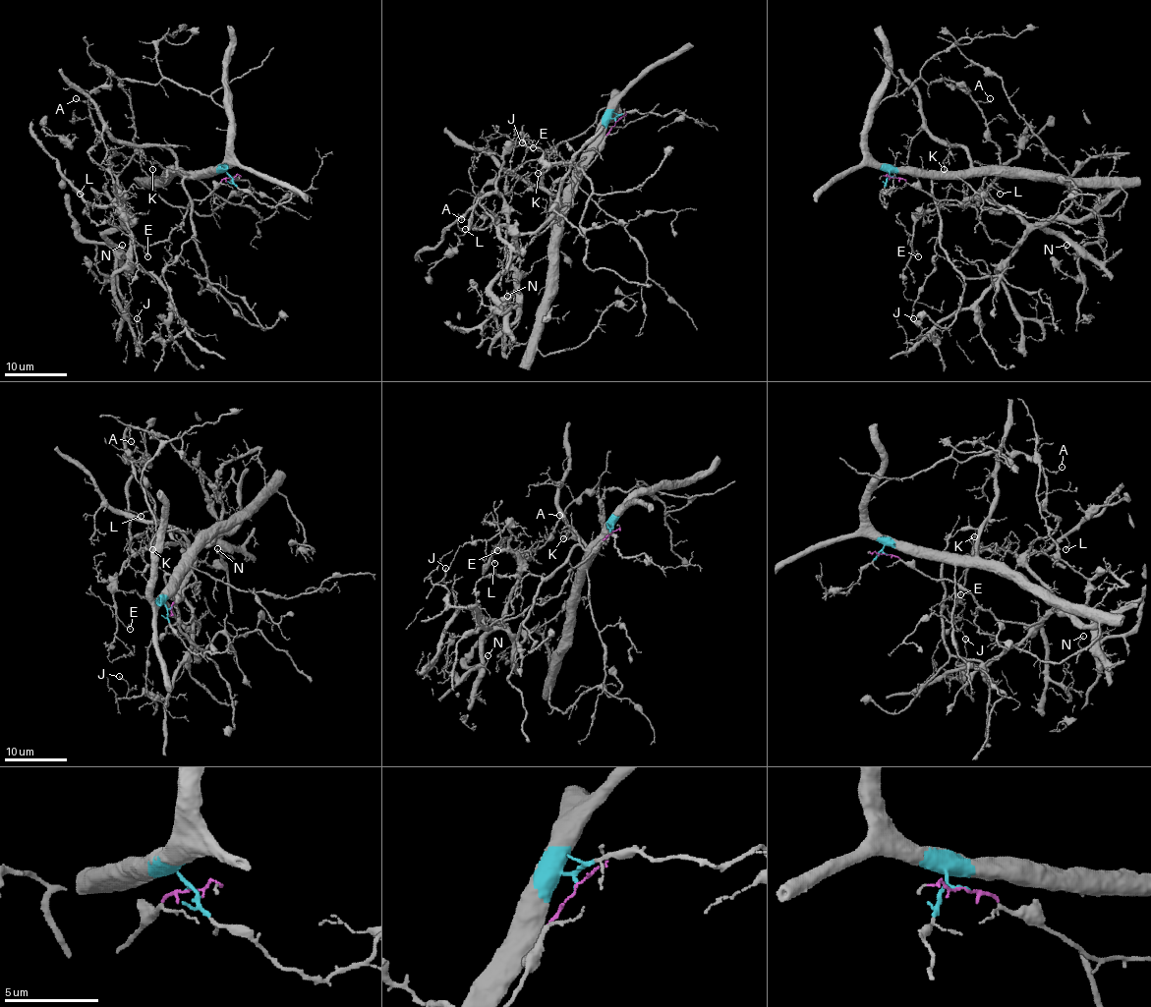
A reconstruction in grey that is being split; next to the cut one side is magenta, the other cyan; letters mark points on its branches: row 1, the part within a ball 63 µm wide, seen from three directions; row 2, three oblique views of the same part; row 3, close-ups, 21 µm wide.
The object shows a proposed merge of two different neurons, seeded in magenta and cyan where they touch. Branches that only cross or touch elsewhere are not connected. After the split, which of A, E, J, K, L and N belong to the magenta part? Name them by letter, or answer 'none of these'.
A, E, J, L, N

